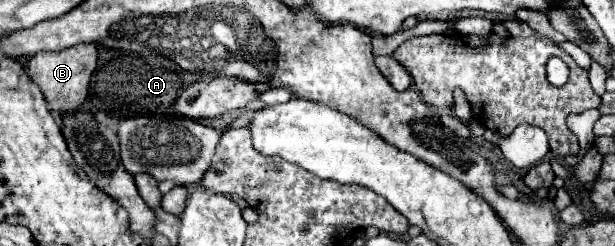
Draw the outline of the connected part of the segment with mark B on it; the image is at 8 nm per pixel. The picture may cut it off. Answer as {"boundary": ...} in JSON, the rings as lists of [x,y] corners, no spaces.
{"boundary":[[[90,42],[90,44],[72,46],[72,48],[60,50],[60,52],[36,54],[28,64],[28,74],[40,86],[54,116],[64,116],[66,112],[78,108],[84,102],[84,98],[88,94],[92,72],[96,70],[96,64],[98,64],[98,46]]]}

